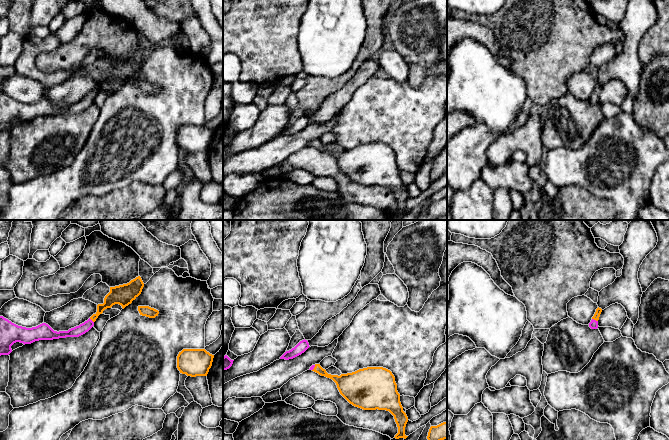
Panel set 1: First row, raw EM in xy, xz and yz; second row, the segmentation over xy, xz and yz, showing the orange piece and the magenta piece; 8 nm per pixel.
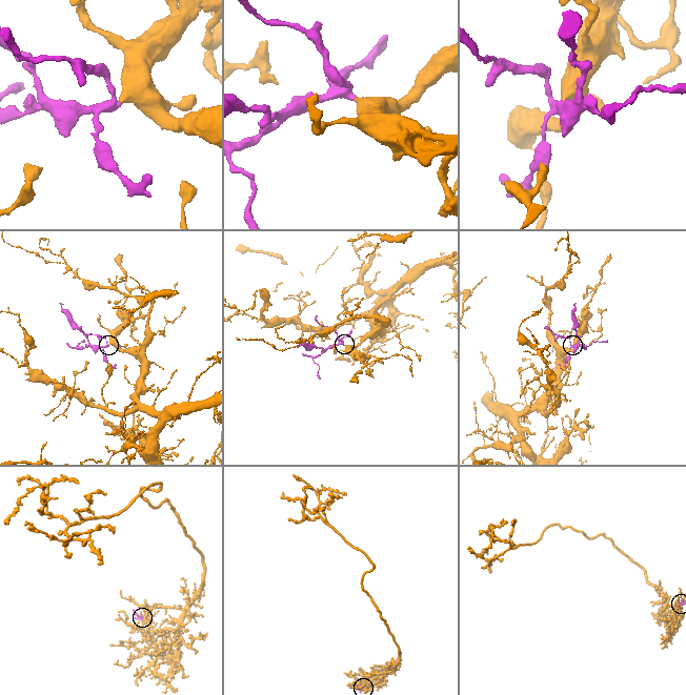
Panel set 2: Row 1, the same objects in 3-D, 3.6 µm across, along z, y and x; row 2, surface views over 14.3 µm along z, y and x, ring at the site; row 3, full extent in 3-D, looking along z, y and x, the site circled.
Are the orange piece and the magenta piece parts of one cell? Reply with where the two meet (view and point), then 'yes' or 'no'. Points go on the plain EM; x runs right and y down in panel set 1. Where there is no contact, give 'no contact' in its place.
meets orange in yz at (595, 95); yes

